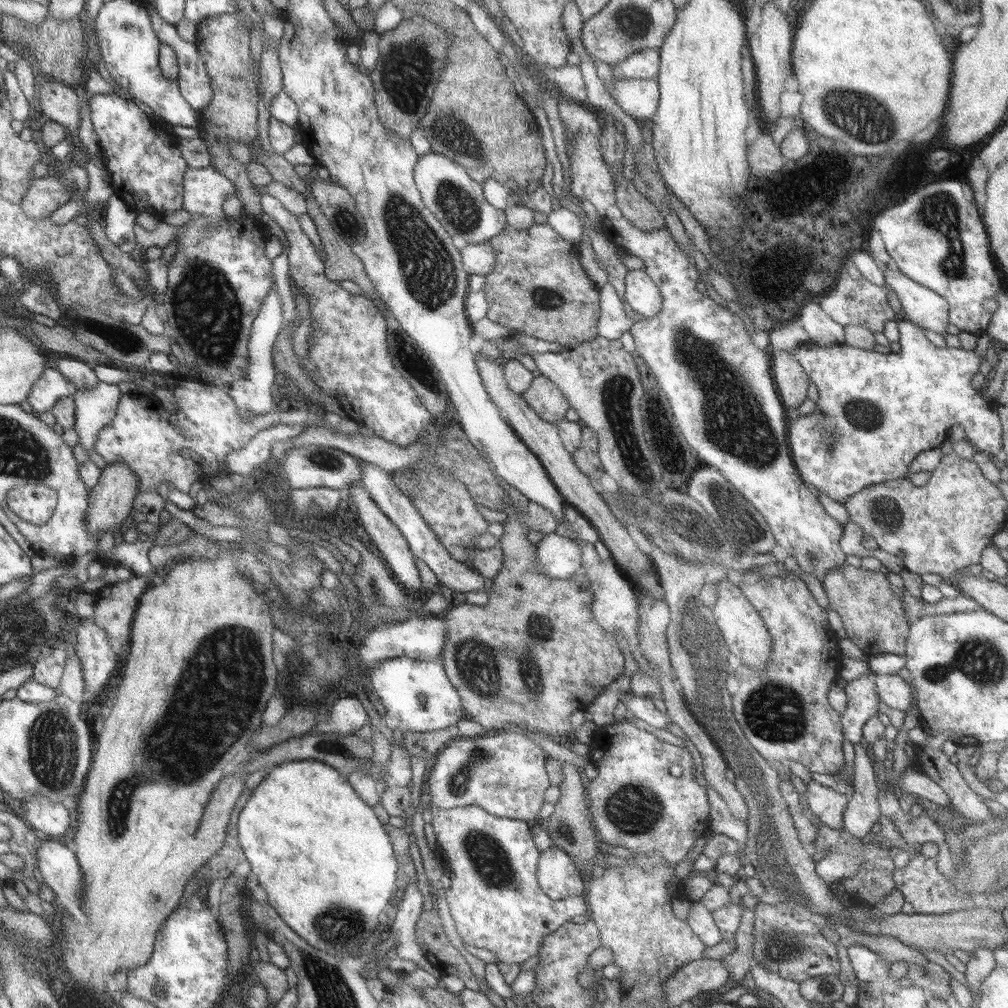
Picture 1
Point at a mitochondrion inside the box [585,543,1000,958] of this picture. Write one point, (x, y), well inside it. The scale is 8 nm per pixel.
(775, 713)

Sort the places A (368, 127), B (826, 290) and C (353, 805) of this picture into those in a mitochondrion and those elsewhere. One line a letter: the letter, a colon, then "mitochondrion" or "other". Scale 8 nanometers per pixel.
A: other
B: other
C: other

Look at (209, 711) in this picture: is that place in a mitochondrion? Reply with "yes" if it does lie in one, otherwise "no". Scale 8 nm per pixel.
yes

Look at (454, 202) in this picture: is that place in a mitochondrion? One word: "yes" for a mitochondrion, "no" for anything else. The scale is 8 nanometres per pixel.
yes

